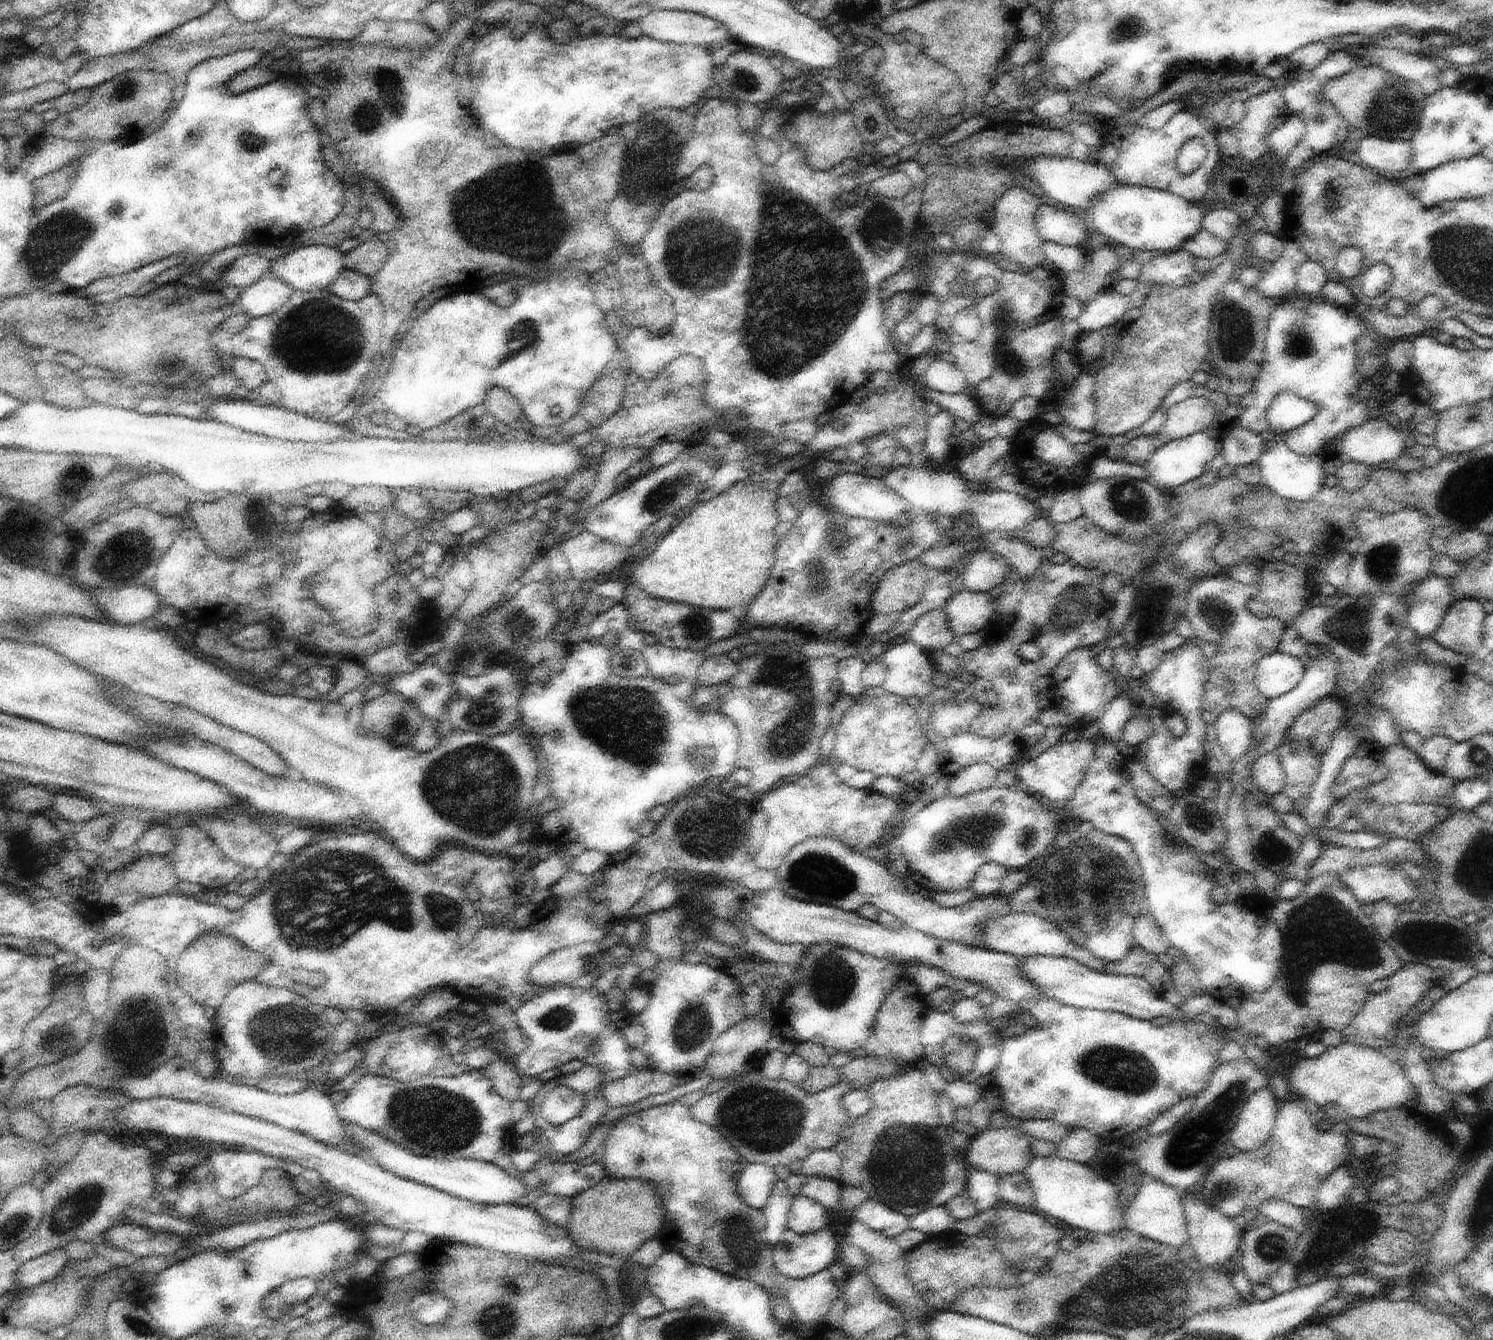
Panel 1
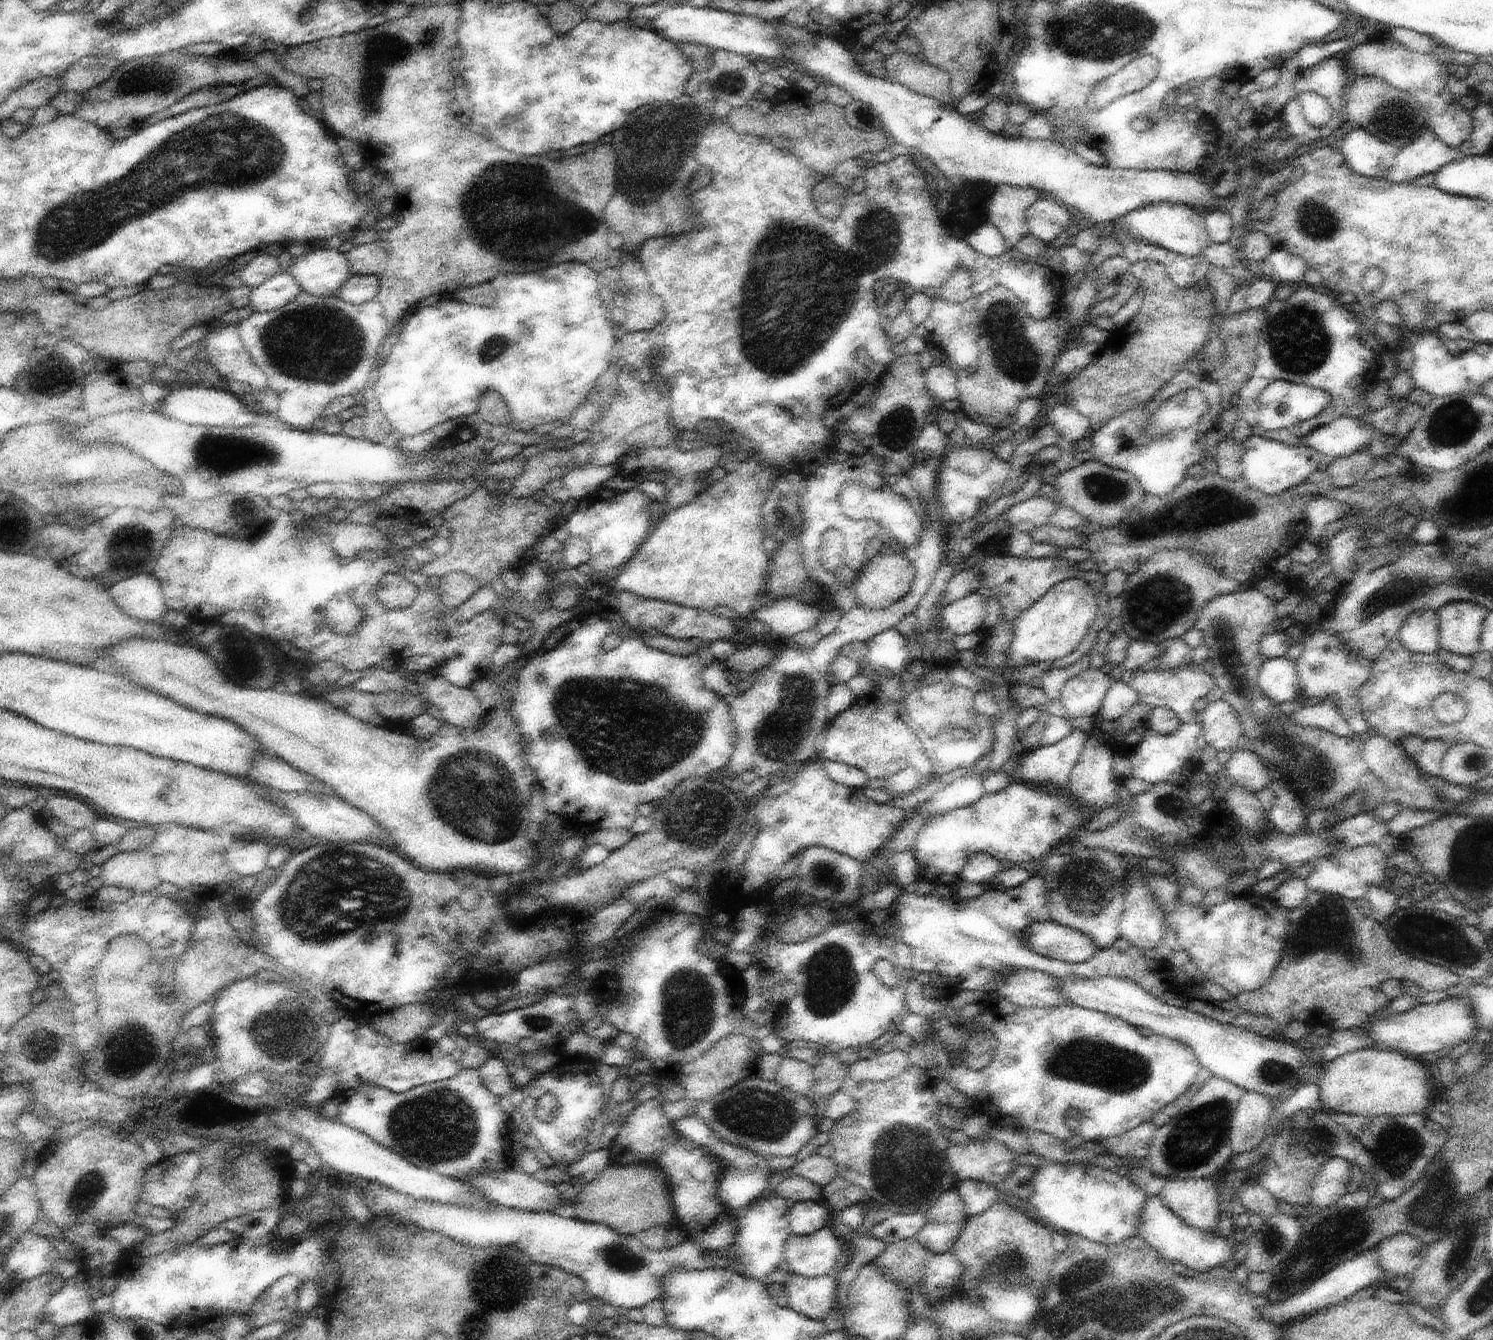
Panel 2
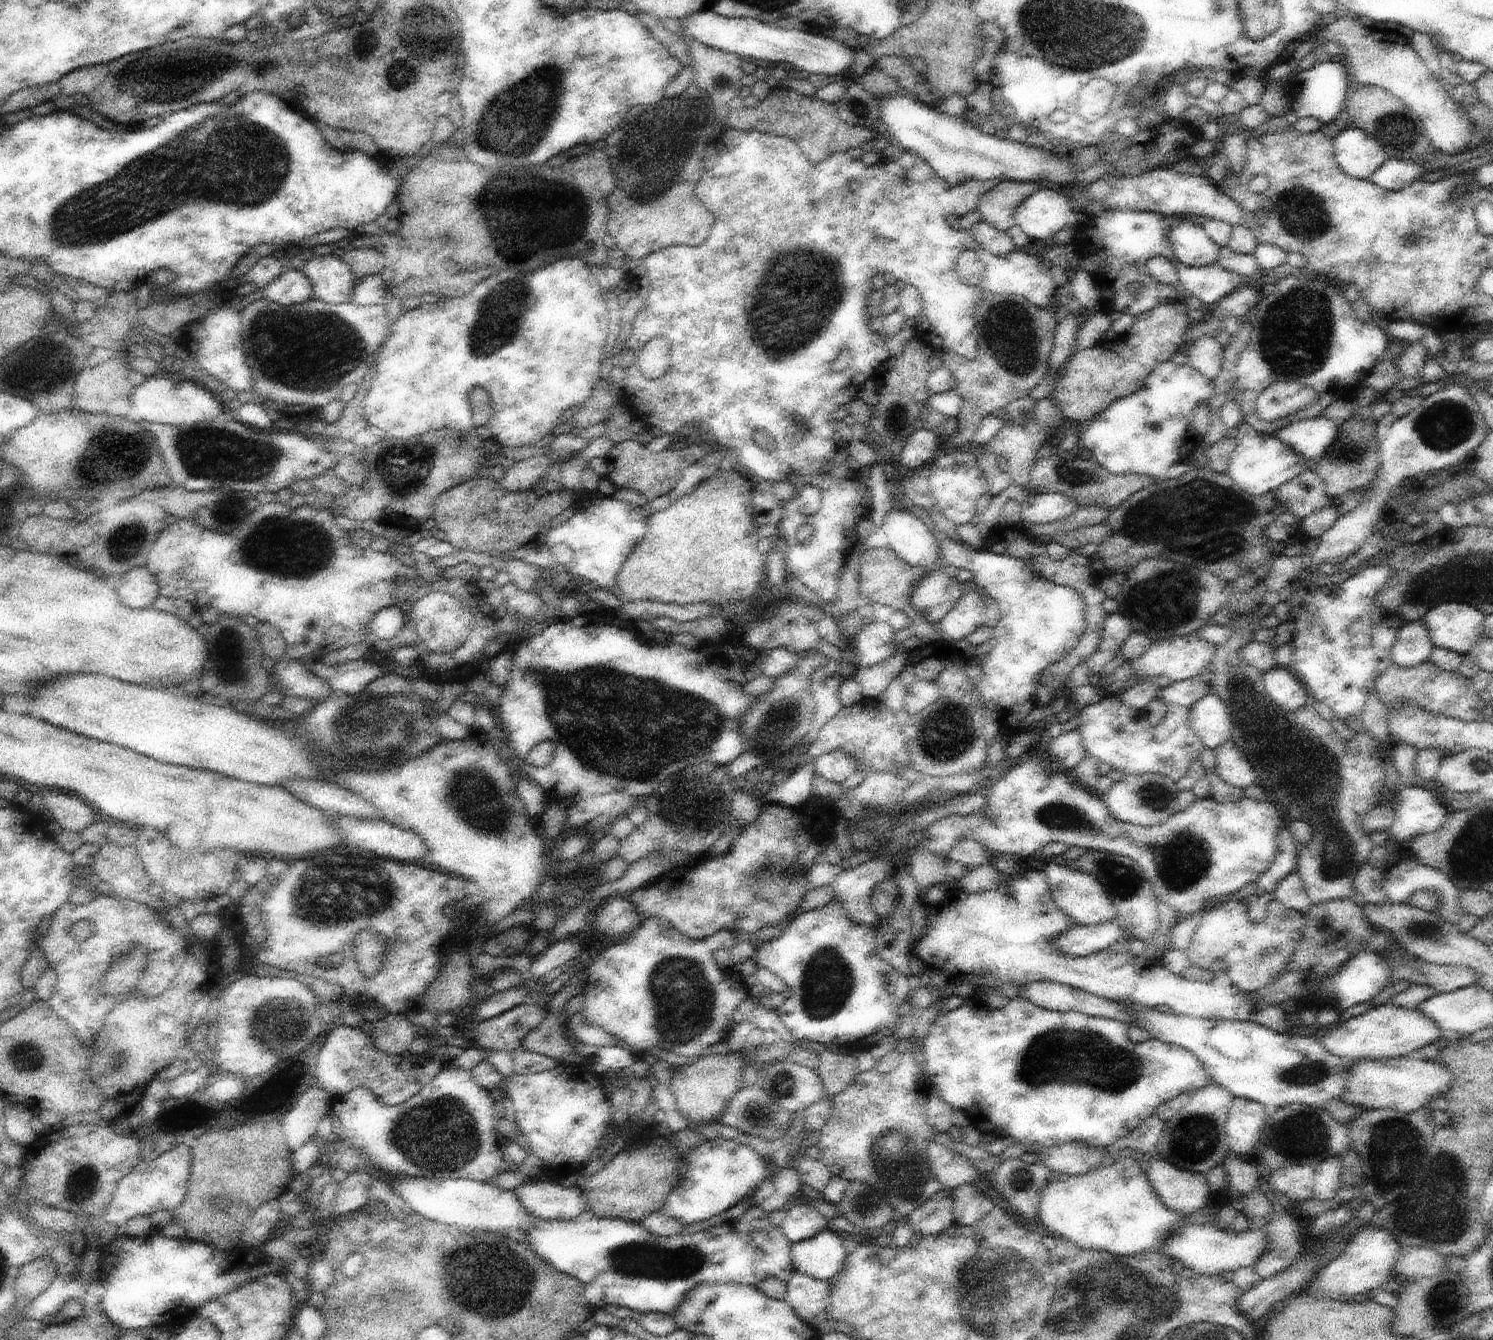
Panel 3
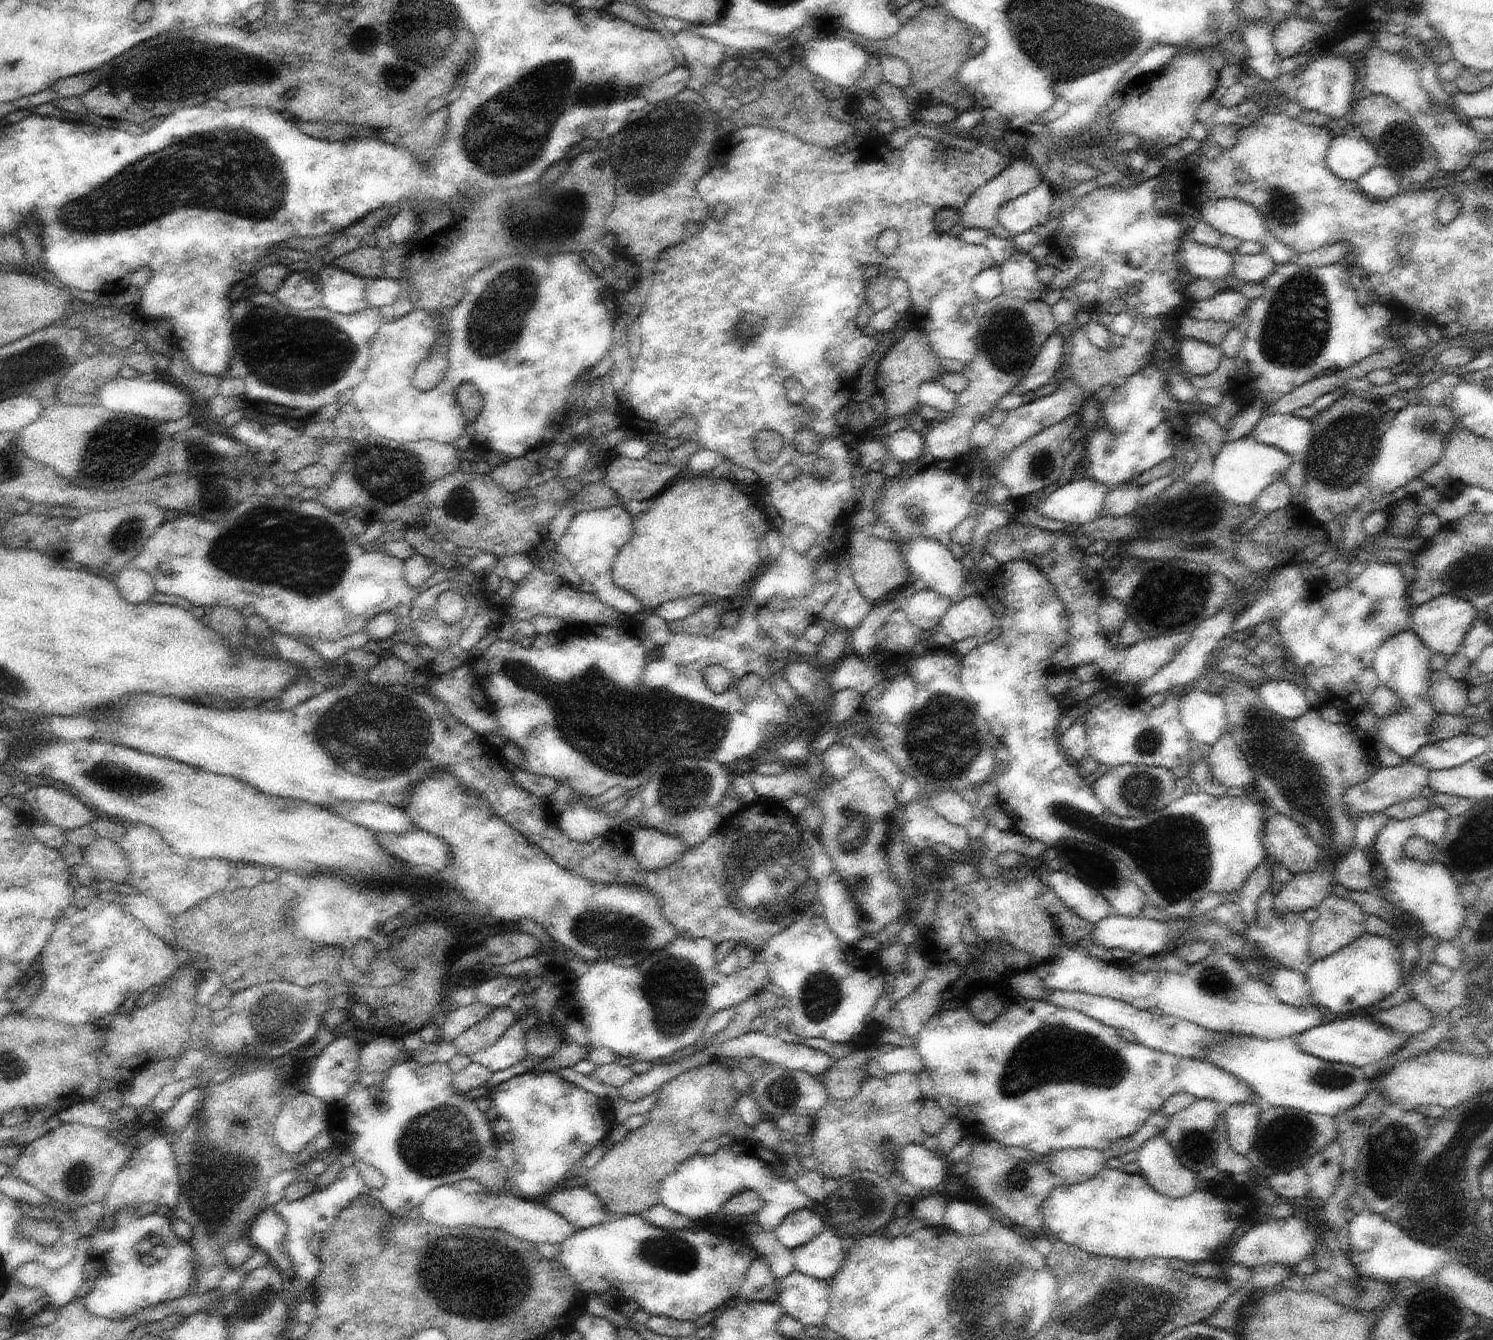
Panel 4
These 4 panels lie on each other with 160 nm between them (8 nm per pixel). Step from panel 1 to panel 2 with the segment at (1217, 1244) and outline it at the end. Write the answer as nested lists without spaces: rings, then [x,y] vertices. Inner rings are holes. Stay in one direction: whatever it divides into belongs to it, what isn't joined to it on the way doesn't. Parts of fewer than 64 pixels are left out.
[[[1163,1178],[1160,1196],[1166,1206],[1187,1224],[1218,1232],[1220,1202],[1218,1182],[1212,1178]]]

